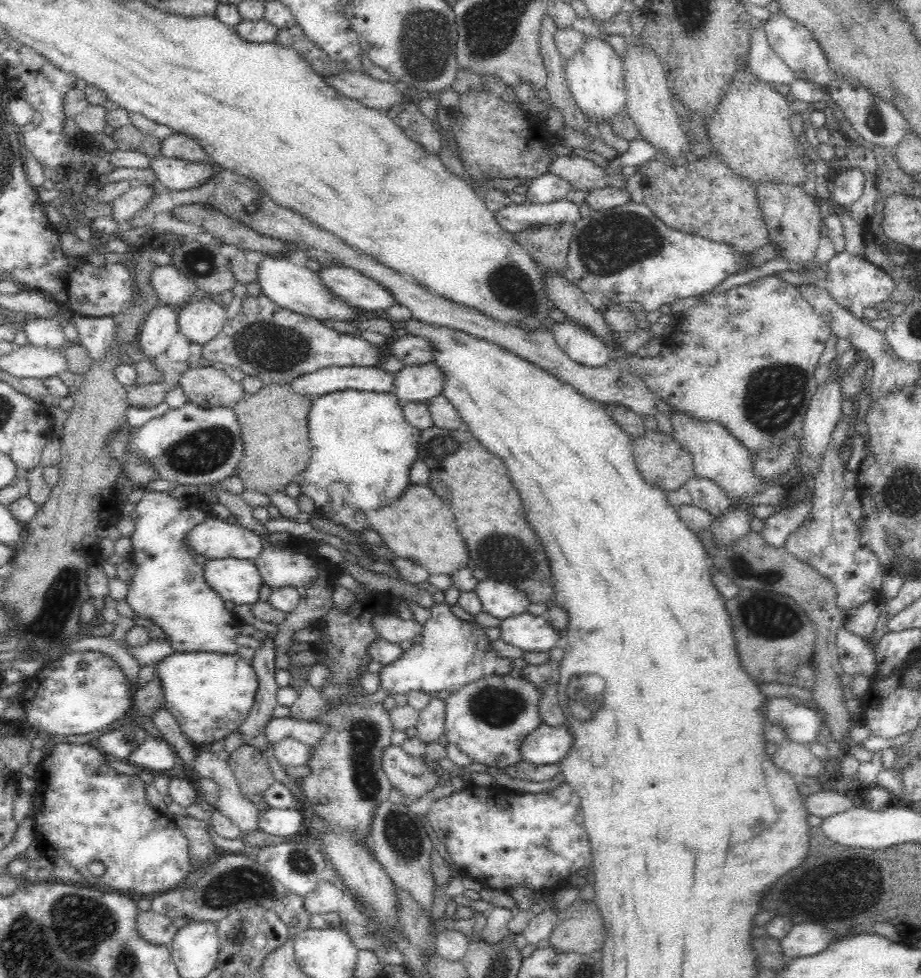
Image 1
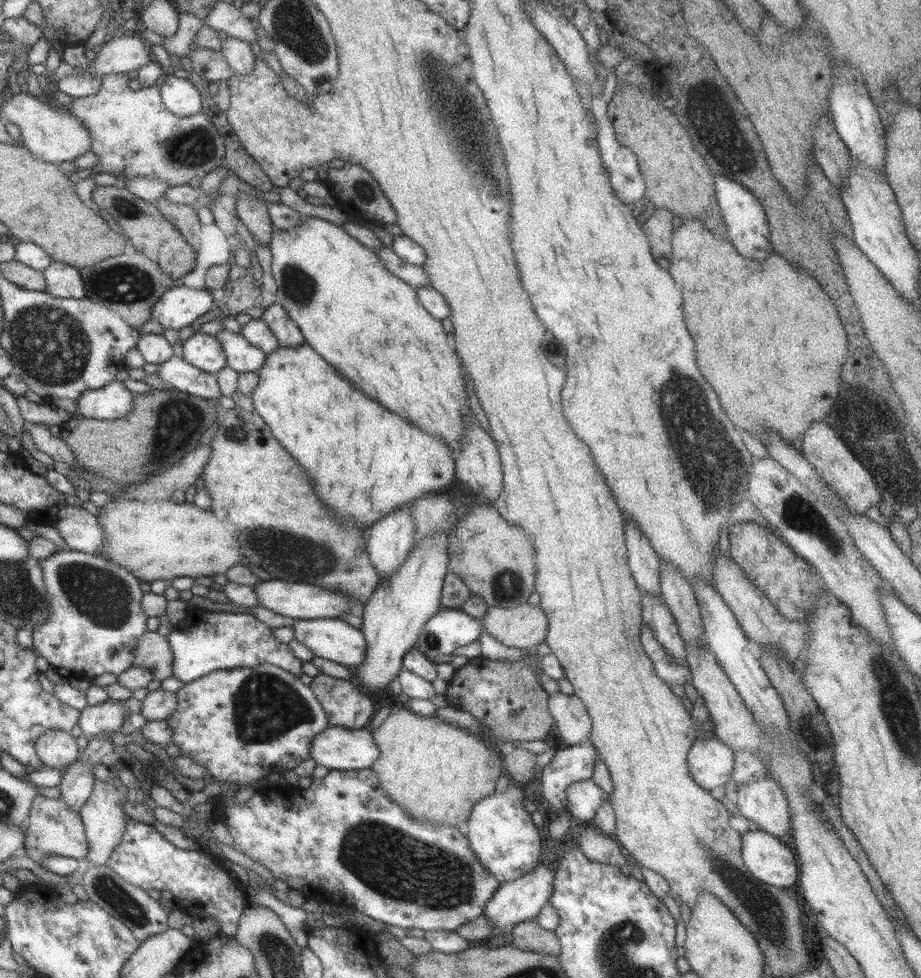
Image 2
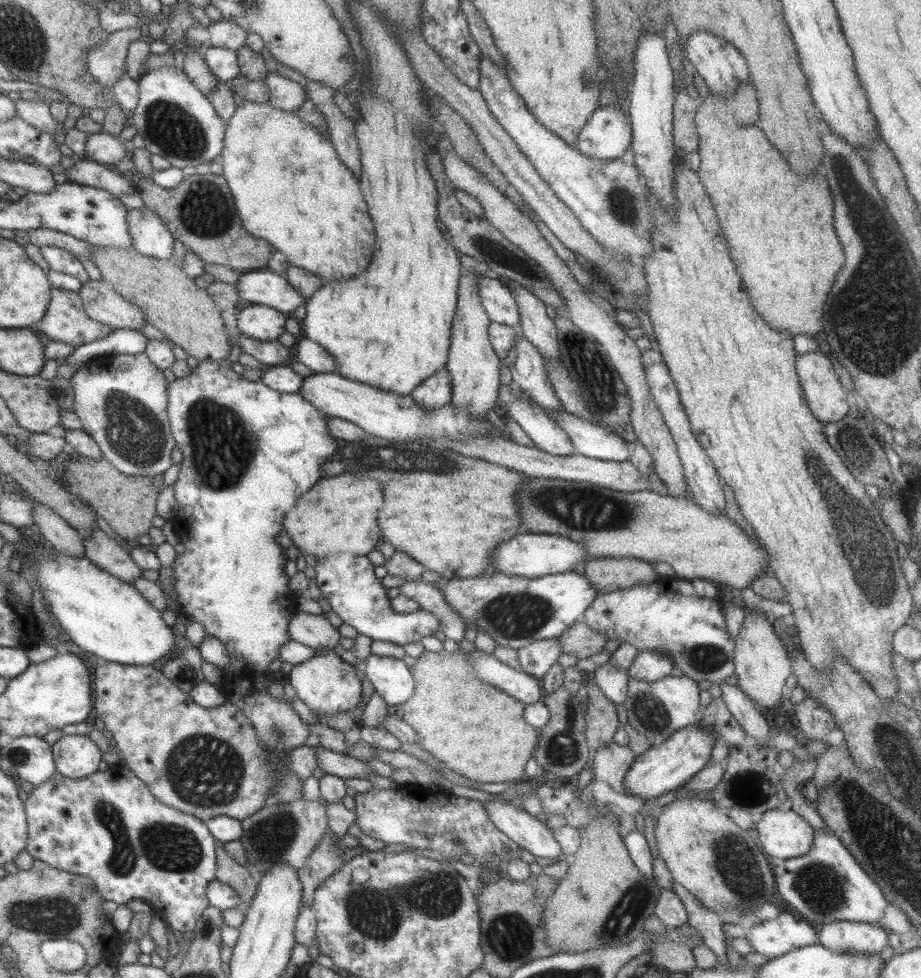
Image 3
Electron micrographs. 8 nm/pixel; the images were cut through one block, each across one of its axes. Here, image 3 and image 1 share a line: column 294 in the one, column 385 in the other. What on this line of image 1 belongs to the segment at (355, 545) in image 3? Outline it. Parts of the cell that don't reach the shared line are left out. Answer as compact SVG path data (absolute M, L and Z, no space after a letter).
M408 486L398 500L388 504L386 508L372 510L372 512L360 512L364 520L376 530L384 544L400 558L408 558L416 562L418 566L426 568L430 575L451 575L470 560L468 548L462 540L462 536L454 528L452 514L448 510L448 504L440 500L428 486Z

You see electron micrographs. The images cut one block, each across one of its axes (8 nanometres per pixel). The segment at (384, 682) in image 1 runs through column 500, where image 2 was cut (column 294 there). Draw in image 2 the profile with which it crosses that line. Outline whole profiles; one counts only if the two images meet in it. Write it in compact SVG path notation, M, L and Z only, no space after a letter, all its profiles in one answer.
M194 610L188 616L188 626L186 620L173 625L167 636L173 654L172 674L189 683L212 671L268 663L300 677L302 661L294 656L288 644L274 639L272 629L250 613Z

